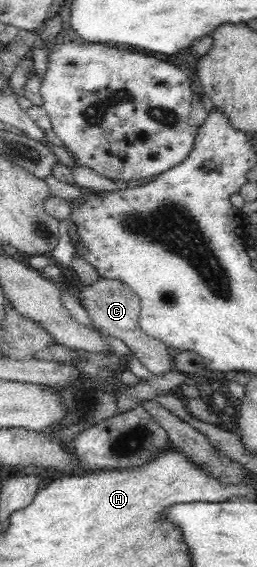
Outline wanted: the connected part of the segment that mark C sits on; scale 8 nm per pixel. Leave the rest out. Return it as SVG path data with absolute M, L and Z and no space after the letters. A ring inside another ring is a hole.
M99 280L92 286L80 285L78 300L87 311L92 322L106 334L123 340L141 360L143 366L154 376L163 376L174 370L173 361L167 352L167 346L155 338L149 337L142 331L139 324L140 302L136 294L128 289L126 284L109 280Z

